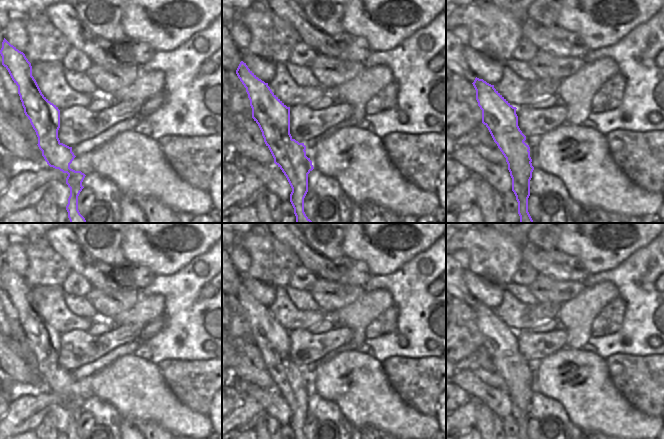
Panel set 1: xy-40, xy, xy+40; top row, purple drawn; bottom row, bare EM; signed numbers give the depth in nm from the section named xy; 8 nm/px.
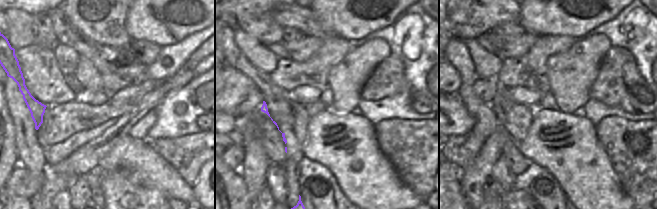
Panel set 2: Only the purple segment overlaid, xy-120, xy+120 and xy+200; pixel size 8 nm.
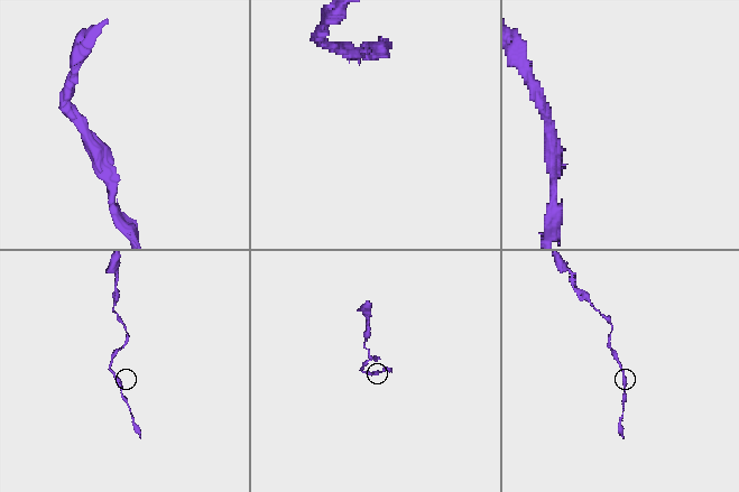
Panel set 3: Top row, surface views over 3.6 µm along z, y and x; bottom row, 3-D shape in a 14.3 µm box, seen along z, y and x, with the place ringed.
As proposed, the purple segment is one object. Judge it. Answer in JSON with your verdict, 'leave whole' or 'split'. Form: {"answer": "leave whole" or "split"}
{"answer": "leave whole"}

